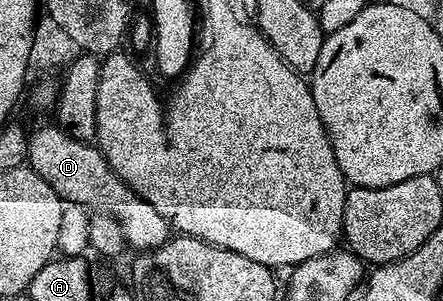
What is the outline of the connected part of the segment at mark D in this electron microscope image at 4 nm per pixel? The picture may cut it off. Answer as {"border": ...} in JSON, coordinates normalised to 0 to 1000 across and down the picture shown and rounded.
{"border":[[[133,415],[115,419],[90,422],[65,445],[61,551],[86,575],[86,588],[95,588],[95,601],[104,601],[104,615],[113,615],[113,628],[122,628],[122,641],[131,641],[131,654],[147,674],[174,674],[196,688],[201,704],[228,701],[257,721],[257,734],[275,748],[282,811],[296,831],[300,821],[300,837],[323,841],[366,817],[384,791],[384,757],[366,708],[357,708],[339,668],[305,648],[253,571],[223,488],[163,458]]]}

